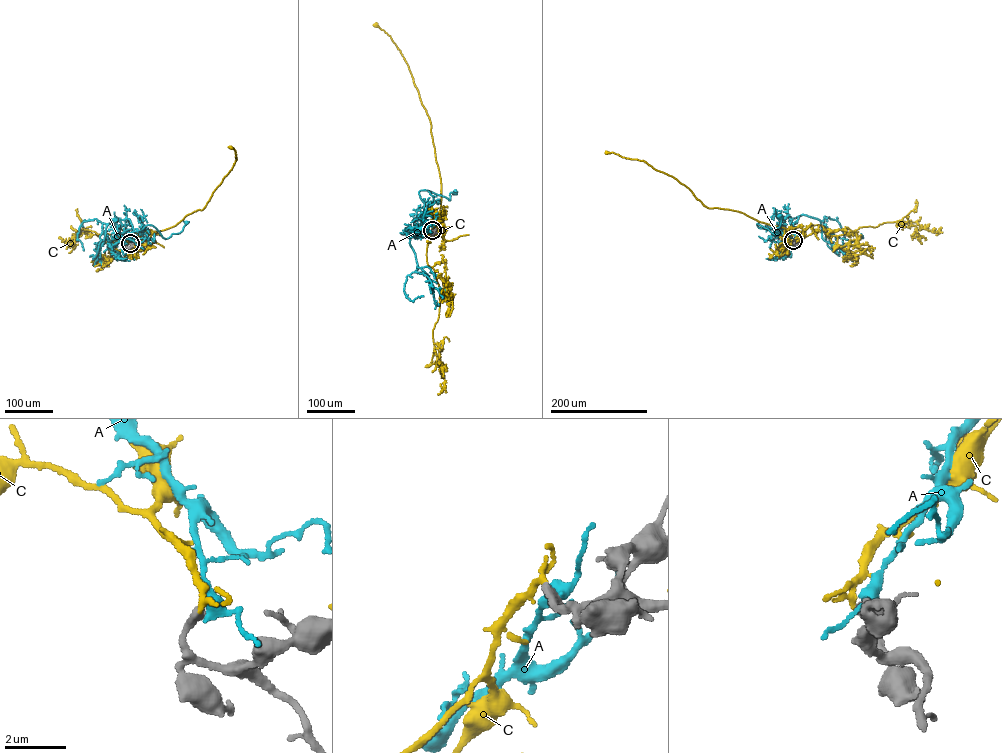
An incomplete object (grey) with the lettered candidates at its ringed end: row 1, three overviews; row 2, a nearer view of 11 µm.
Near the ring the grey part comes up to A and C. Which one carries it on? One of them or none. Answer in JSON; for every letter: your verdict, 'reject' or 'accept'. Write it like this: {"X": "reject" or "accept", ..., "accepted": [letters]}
{"A": "reject", "C": "accept", "accepted": ["C"]}

